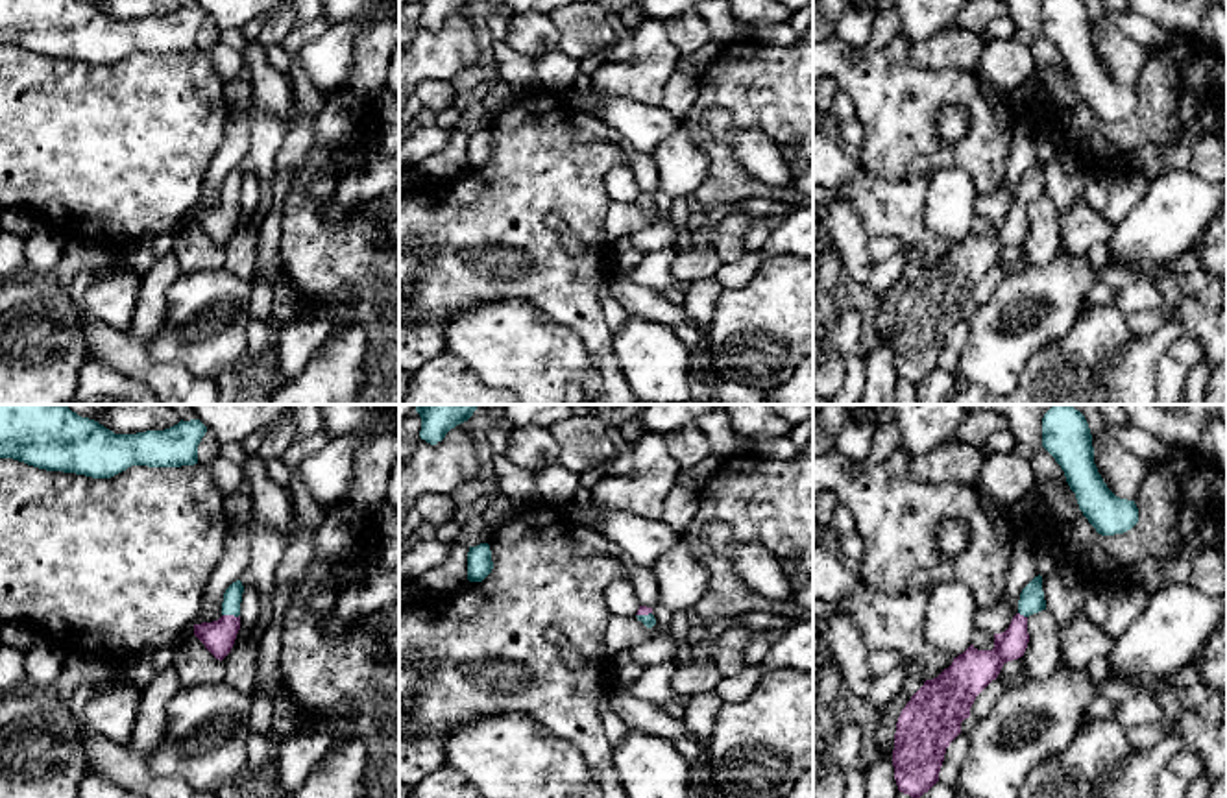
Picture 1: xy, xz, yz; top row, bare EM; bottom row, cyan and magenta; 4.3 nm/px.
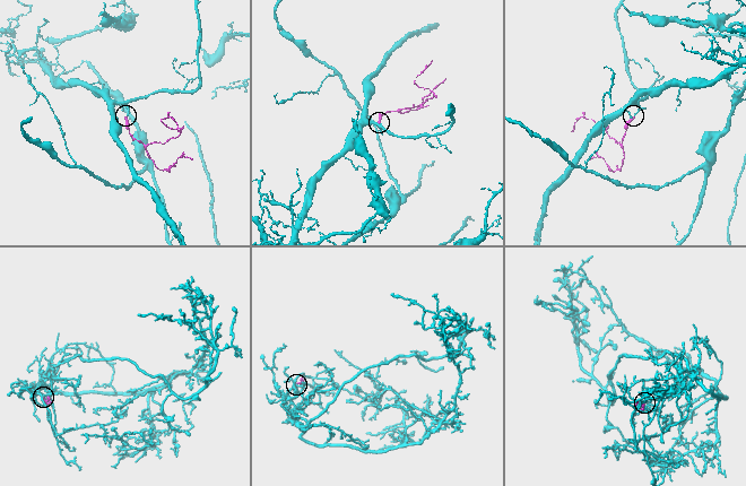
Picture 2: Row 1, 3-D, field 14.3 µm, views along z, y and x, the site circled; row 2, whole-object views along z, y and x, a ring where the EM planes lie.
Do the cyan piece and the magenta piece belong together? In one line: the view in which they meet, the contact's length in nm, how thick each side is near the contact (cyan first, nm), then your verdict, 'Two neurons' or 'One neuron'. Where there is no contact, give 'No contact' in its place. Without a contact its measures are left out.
Touches cyan in xy. Shared border 70 nm. Thickness 80 nm (cyan) against 140 nm. One neuron

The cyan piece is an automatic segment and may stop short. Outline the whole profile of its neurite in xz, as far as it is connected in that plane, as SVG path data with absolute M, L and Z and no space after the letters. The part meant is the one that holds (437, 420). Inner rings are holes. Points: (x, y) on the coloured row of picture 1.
M416 405L421 417L419 438L436 445L451 429L468 421L475 410L477 405Z

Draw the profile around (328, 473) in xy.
M334 438L301 464L303 482L322 506L346 506L360 441L362 438Z

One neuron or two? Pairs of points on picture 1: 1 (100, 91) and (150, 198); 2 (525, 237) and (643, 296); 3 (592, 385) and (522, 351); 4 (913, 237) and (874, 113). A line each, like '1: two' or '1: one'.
1: one
2: two
3: one
4: two

